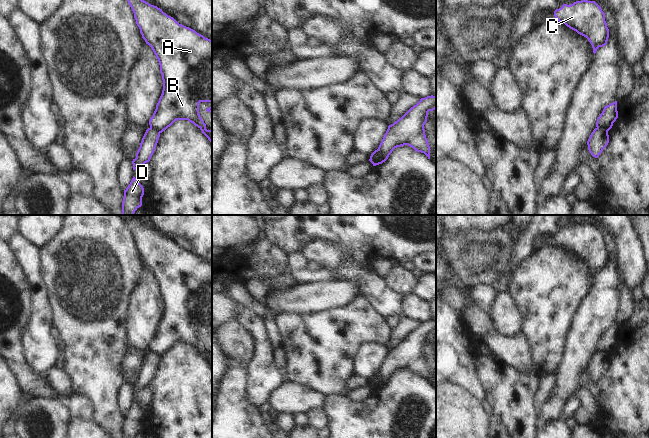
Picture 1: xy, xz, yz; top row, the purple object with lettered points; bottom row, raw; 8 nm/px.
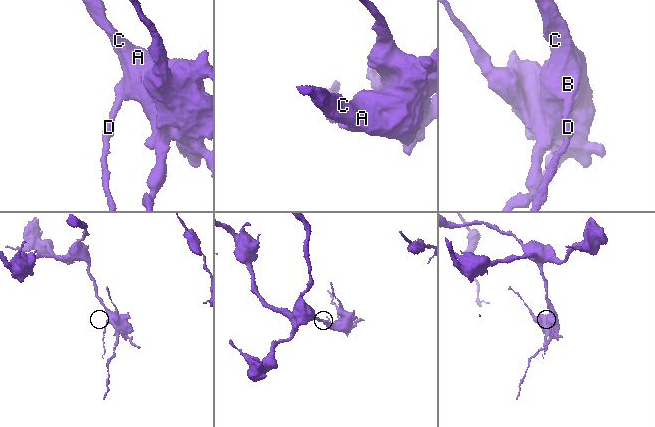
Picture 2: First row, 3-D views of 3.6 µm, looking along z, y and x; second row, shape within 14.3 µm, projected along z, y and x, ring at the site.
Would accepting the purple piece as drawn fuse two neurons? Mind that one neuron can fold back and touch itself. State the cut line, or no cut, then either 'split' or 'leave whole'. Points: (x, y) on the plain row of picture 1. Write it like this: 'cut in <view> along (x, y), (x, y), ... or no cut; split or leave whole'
cut in yz along (597, 351), (602, 351), (607, 356); split

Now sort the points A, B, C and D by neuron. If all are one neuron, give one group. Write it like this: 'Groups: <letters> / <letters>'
Groups: A B C / D.

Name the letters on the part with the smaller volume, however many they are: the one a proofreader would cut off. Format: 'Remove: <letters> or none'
Remove: D

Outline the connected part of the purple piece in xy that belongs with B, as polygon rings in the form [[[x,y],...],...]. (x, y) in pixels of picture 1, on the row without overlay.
[[[133,216],[125,222],[134,237],[142,262],[158,283],[163,304],[162,318],[149,344],[150,352],[162,357],[176,344],[188,344],[212,367],[212,354],[206,353],[206,348],[199,338],[200,326],[212,326],[212,264],[179,248],[162,233],[149,228]]]

